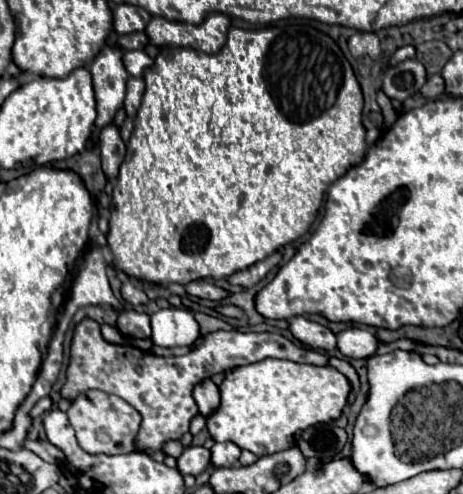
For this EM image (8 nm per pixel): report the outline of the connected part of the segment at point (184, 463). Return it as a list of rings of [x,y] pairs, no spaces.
[[[188,447],[180,455],[180,459],[176,459],[176,461],[178,461],[176,469],[182,475],[194,475],[196,477],[198,473],[202,473],[210,465],[210,451],[204,447]]]

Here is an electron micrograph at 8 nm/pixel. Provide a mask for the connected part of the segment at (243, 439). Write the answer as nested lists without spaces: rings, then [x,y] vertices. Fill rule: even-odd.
[[[264,359],[228,371],[218,389],[220,405],[206,419],[210,437],[214,441],[232,441],[240,449],[262,457],[294,447],[298,435],[310,425],[338,419],[346,407],[350,383],[330,365],[314,367],[282,359]]]

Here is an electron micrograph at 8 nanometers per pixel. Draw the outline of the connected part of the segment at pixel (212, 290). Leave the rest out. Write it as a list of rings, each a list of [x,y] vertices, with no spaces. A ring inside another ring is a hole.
[[[200,279],[200,281],[190,281],[190,283],[184,285],[184,289],[186,289],[190,295],[194,295],[194,297],[212,299],[212,301],[222,301],[222,299],[228,295],[224,289],[212,285],[212,283],[204,281],[204,279]]]

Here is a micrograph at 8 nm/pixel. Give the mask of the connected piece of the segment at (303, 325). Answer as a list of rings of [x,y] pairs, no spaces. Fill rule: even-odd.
[[[292,317],[288,321],[290,333],[310,349],[320,349],[320,351],[332,351],[336,347],[336,335],[314,321],[308,321],[304,317]]]

